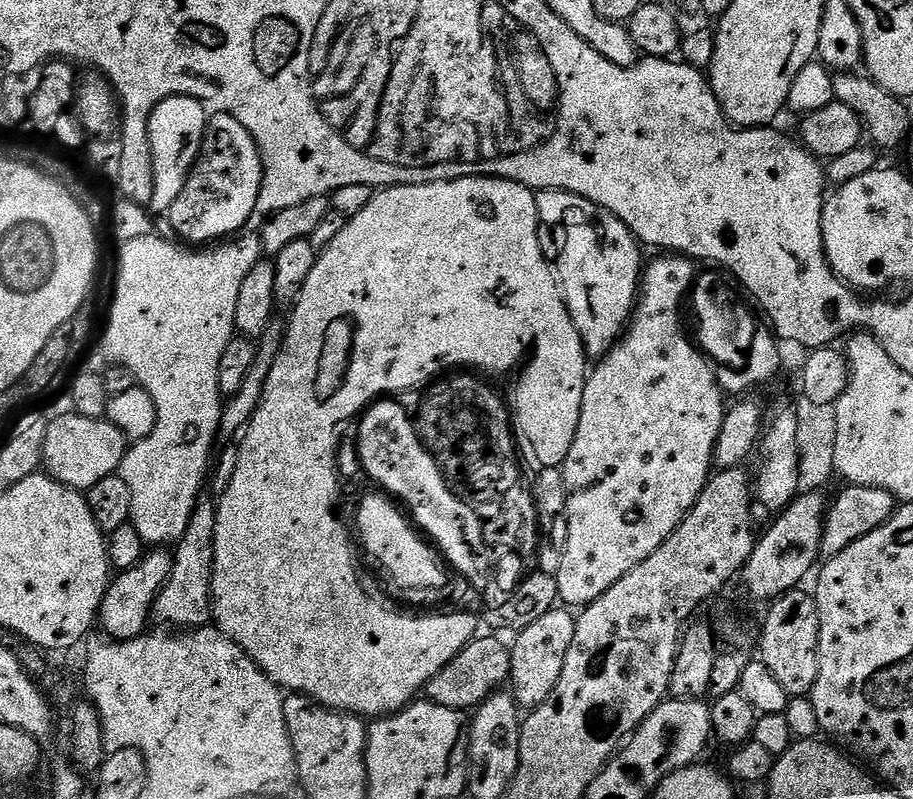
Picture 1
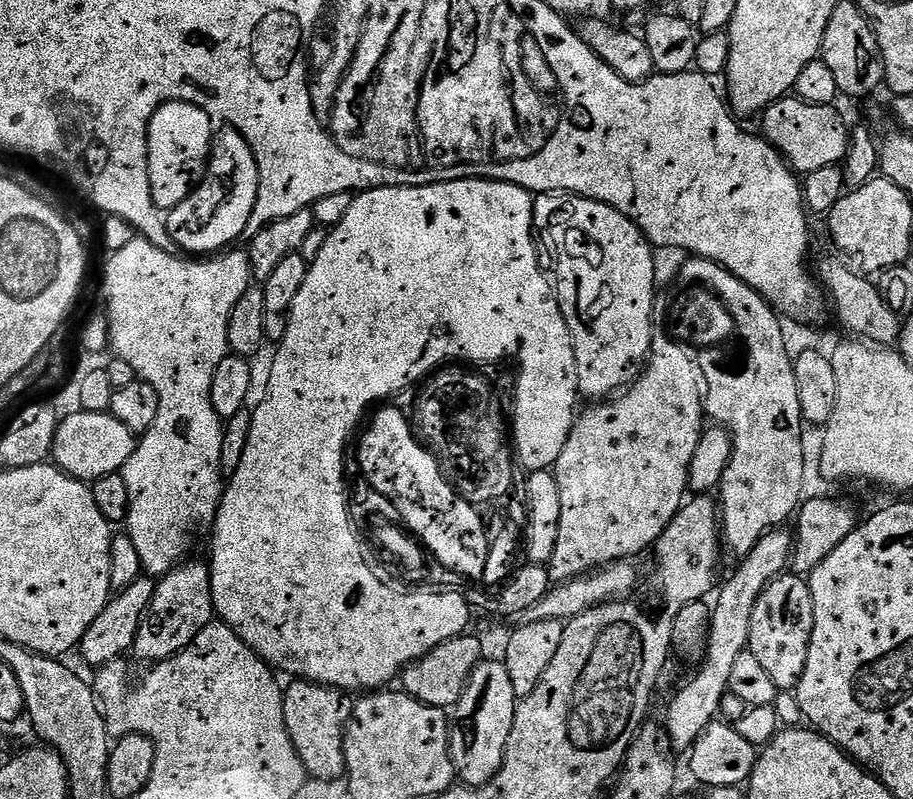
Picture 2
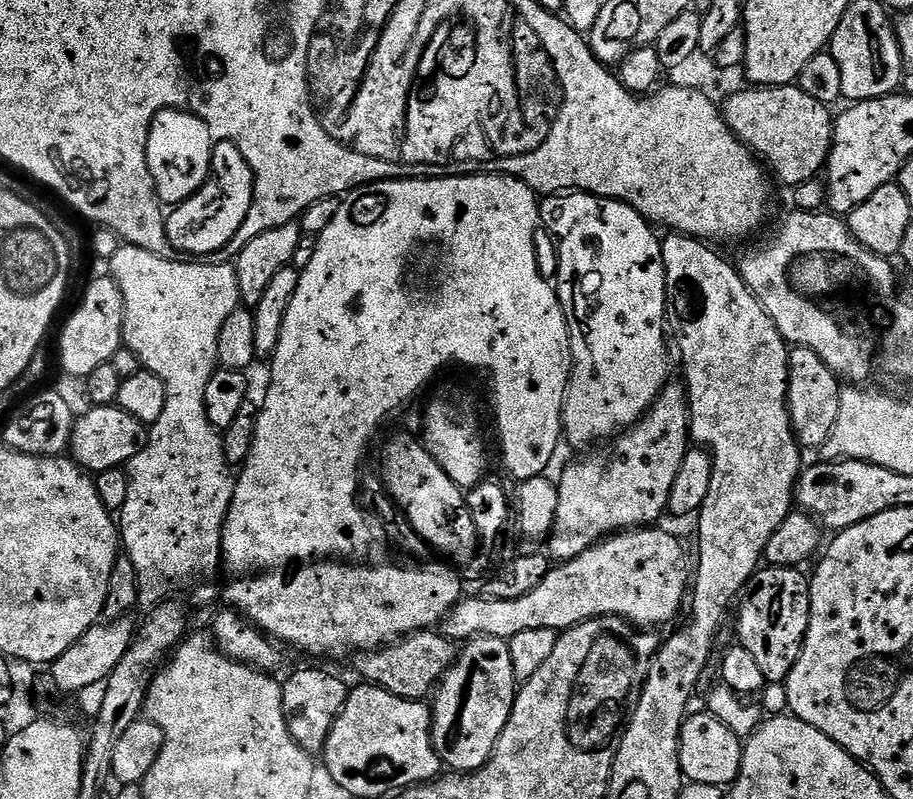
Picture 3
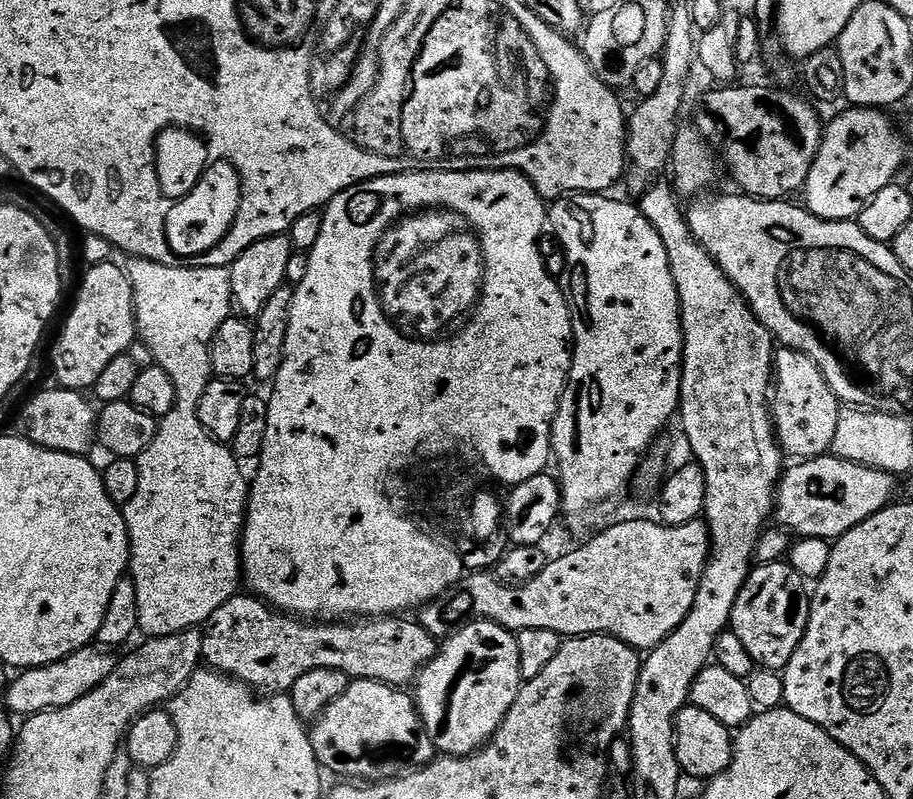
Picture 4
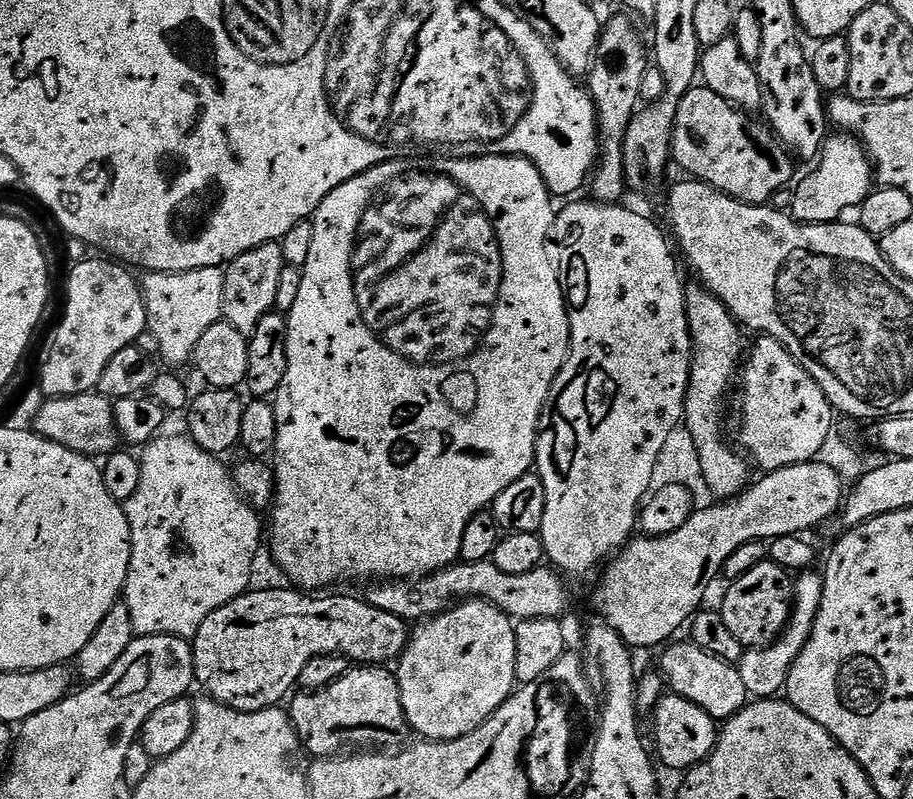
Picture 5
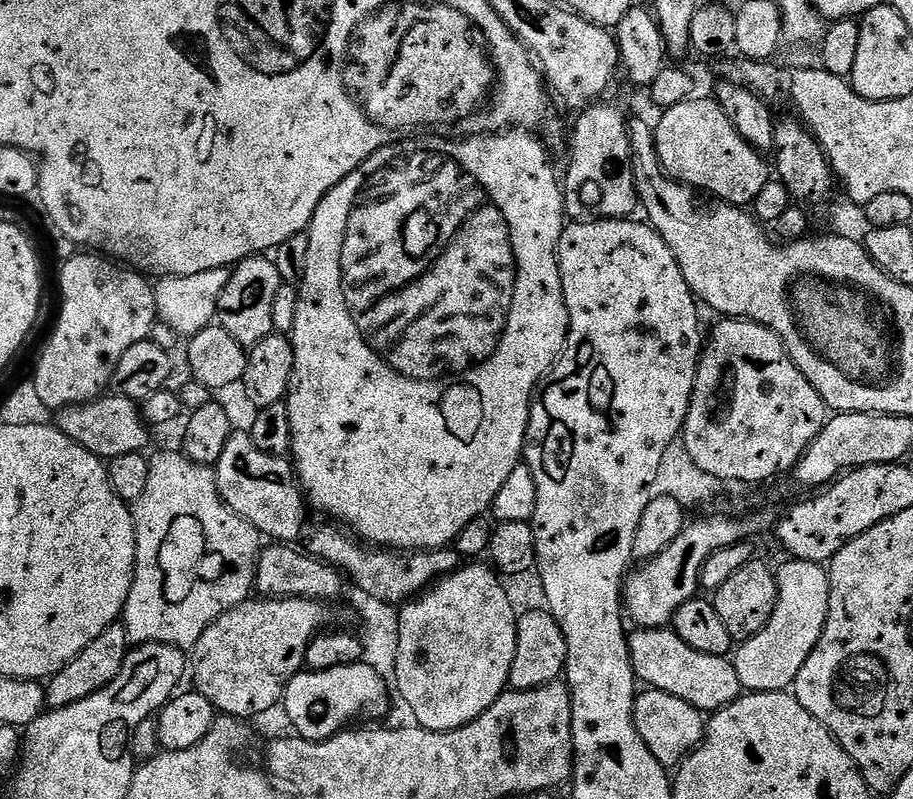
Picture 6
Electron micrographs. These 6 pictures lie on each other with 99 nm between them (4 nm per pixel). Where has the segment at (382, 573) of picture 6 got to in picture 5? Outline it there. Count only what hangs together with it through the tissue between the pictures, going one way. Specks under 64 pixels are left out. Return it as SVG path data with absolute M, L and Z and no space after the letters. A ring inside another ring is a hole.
M464 558L427 576L373 583L366 599L378 610L386 610L386 614L394 614L406 622L423 622L441 616L466 600L489 600L516 622L530 618L555 620L563 617L563 612L568 608L568 588L563 582L561 573L548 566L530 570L530 574L505 574L494 566L490 558Z

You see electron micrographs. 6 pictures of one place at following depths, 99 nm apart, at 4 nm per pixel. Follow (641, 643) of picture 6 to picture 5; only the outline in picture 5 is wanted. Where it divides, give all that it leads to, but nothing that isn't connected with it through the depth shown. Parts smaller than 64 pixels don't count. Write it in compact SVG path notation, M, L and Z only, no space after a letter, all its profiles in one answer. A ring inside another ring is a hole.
M669 643L659 653L661 656L658 665L660 675L664 677L667 687L675 695L694 702L694 706L706 710L706 714L710 714L717 722L729 720L750 703L750 697L737 665L722 662L722 658L714 658L714 654L706 654L706 650L702 650L694 643L676 643Z

